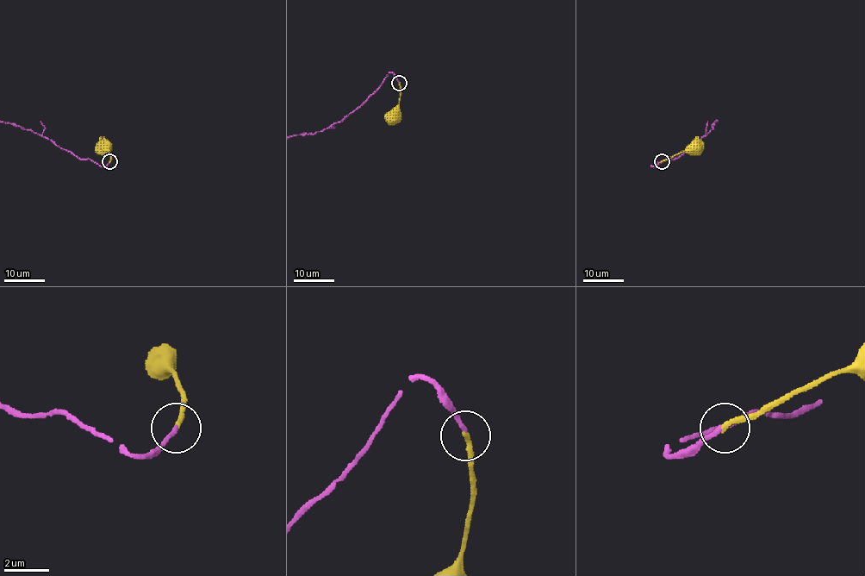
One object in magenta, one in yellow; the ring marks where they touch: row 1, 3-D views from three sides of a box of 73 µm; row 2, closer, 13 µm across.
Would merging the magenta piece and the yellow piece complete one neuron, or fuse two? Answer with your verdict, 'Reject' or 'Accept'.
Accept

